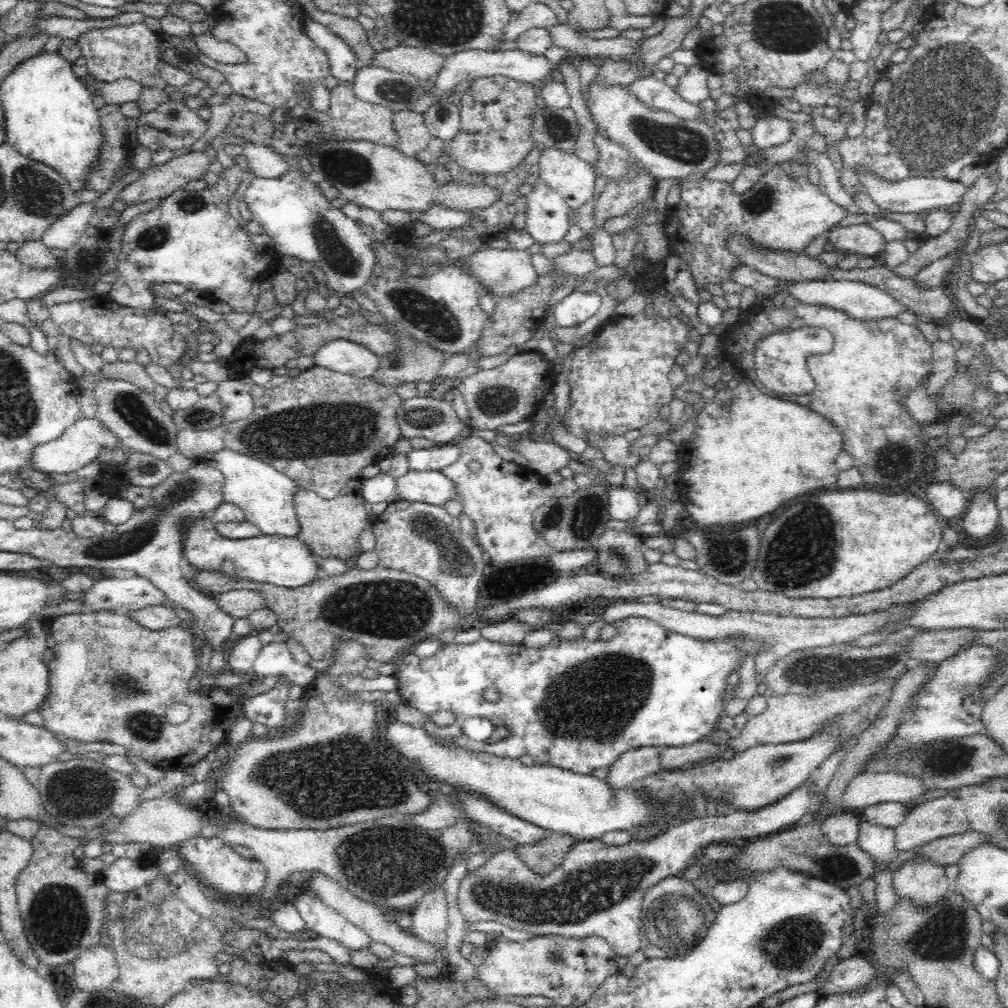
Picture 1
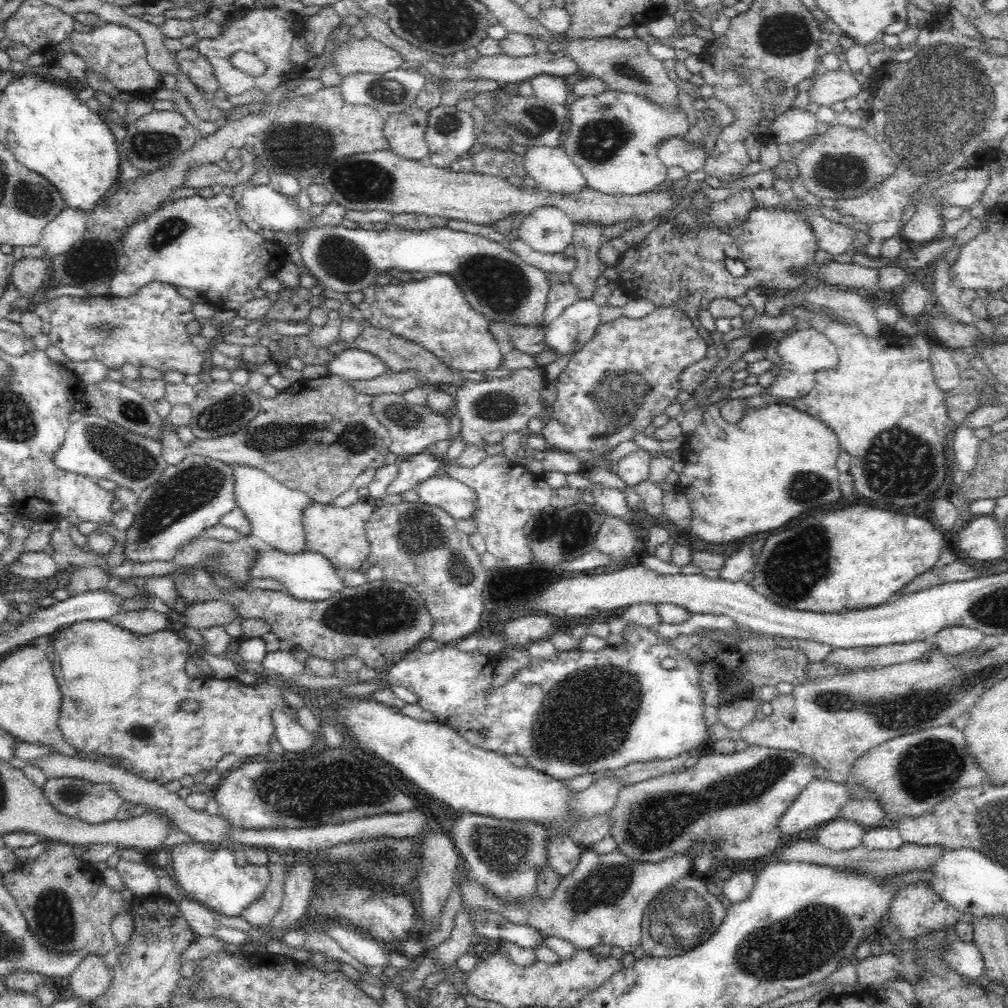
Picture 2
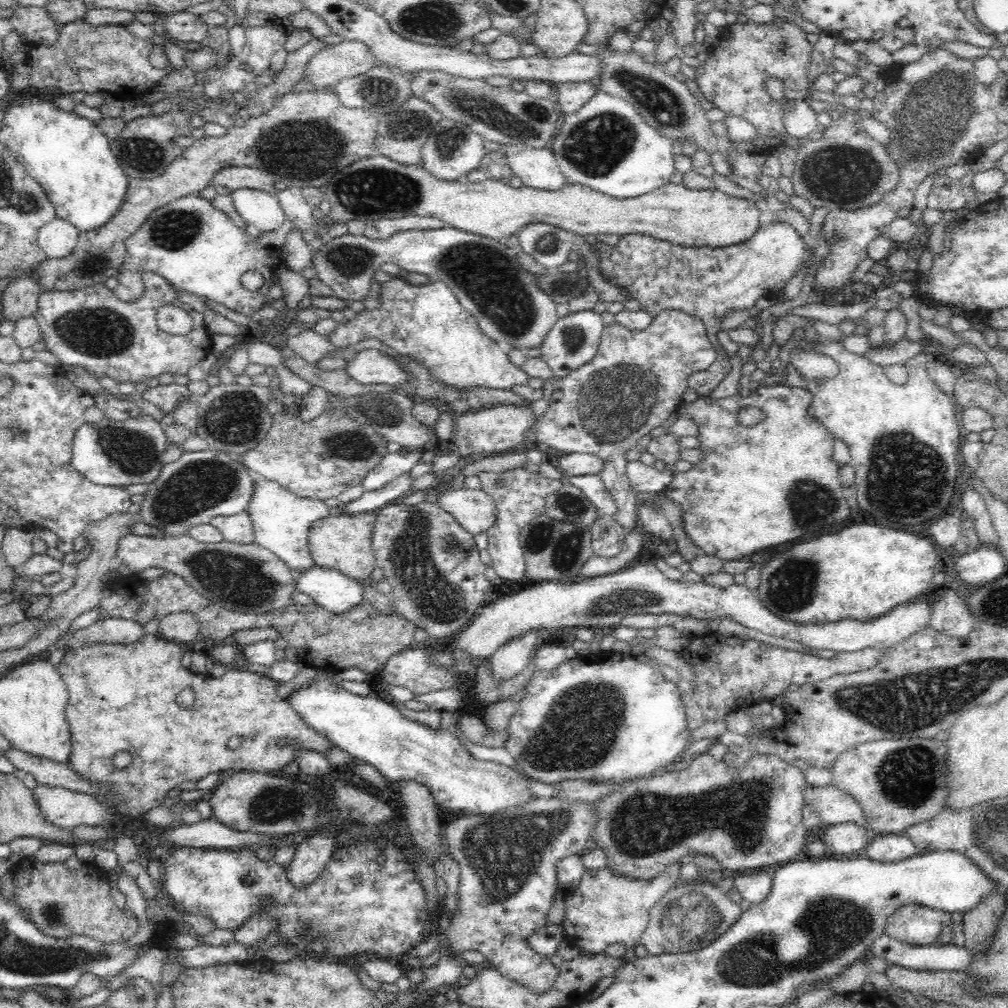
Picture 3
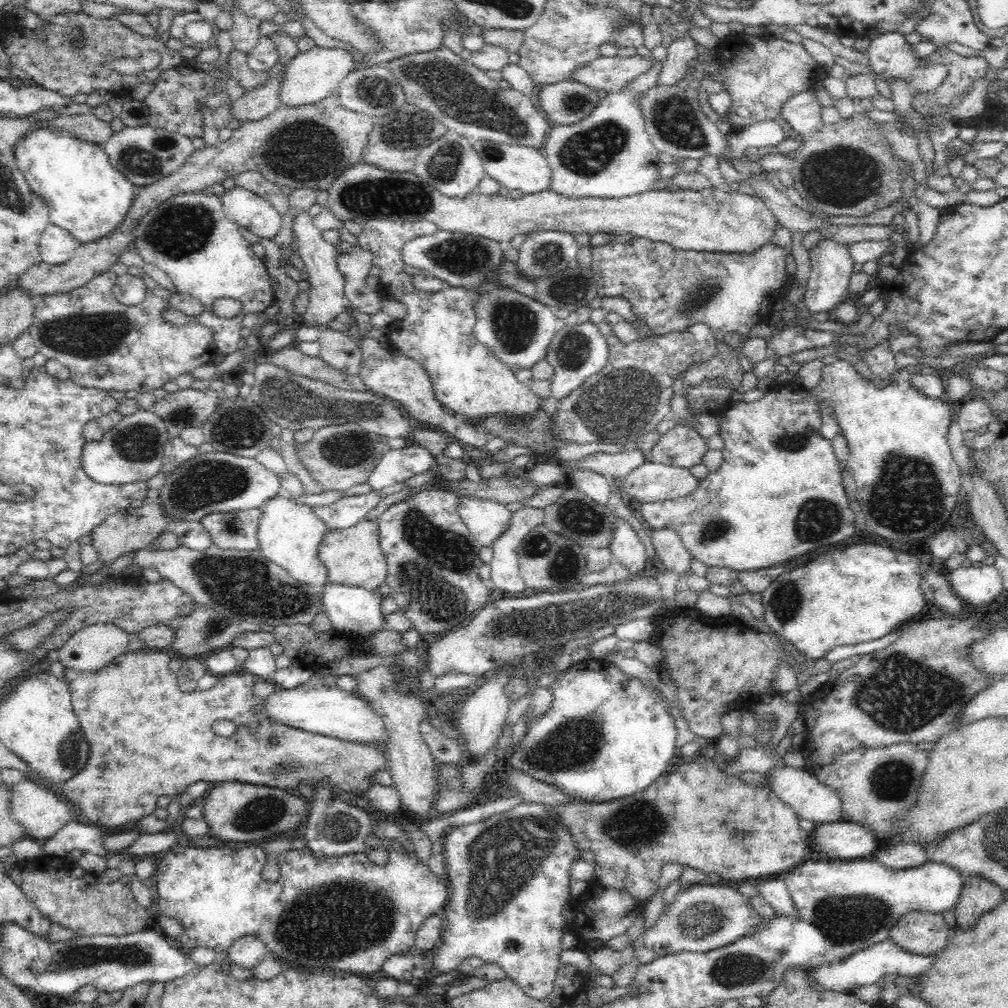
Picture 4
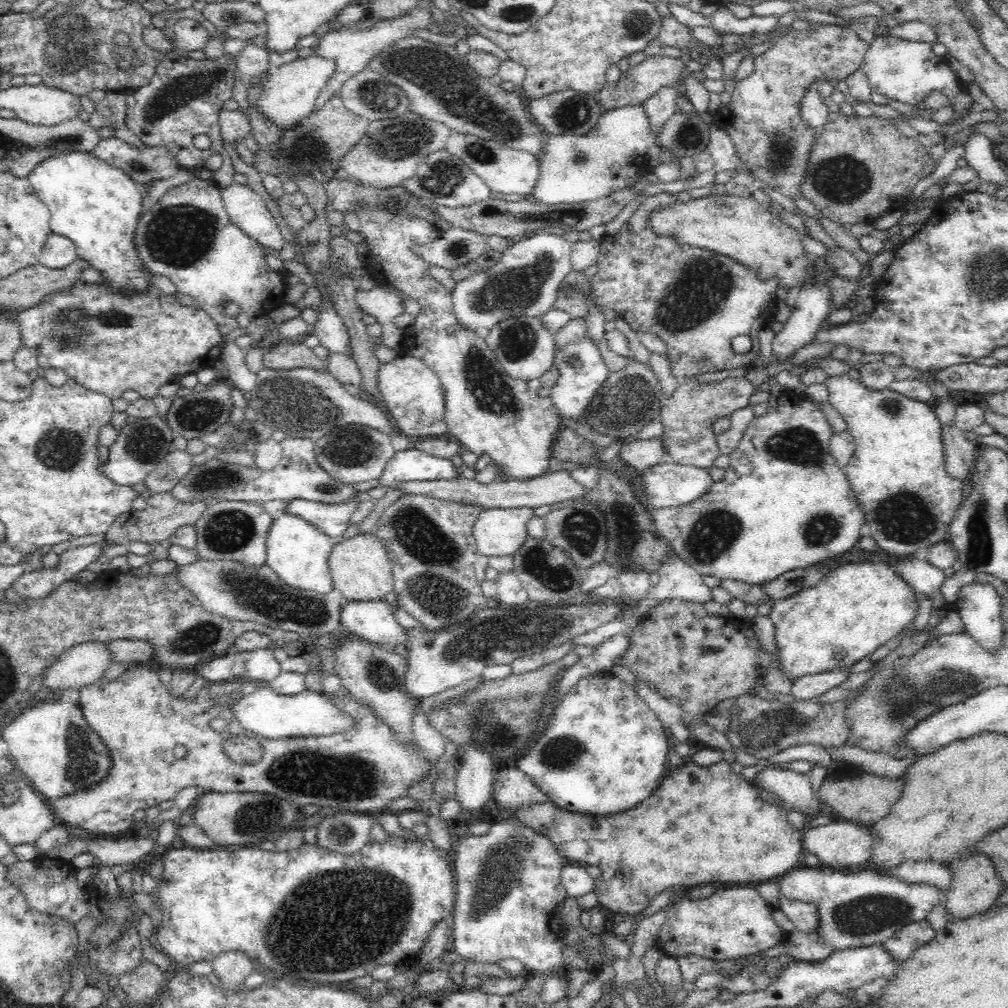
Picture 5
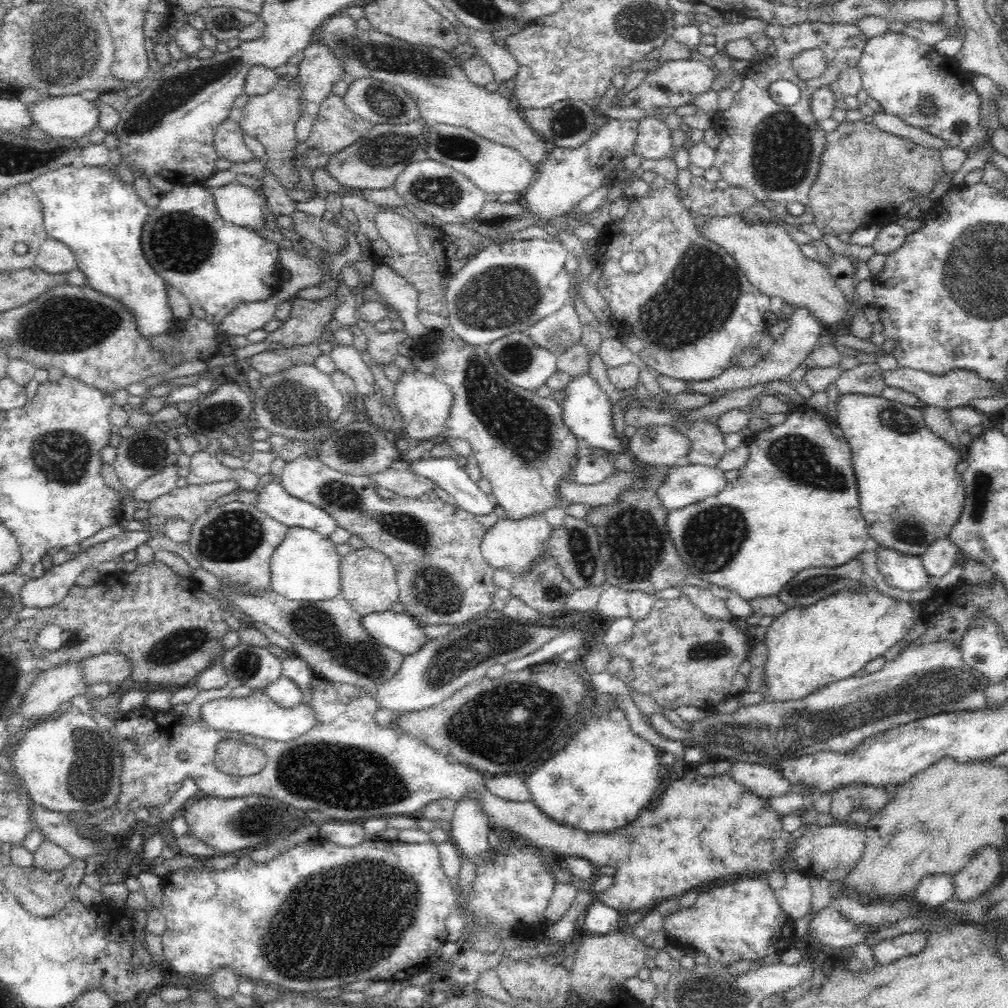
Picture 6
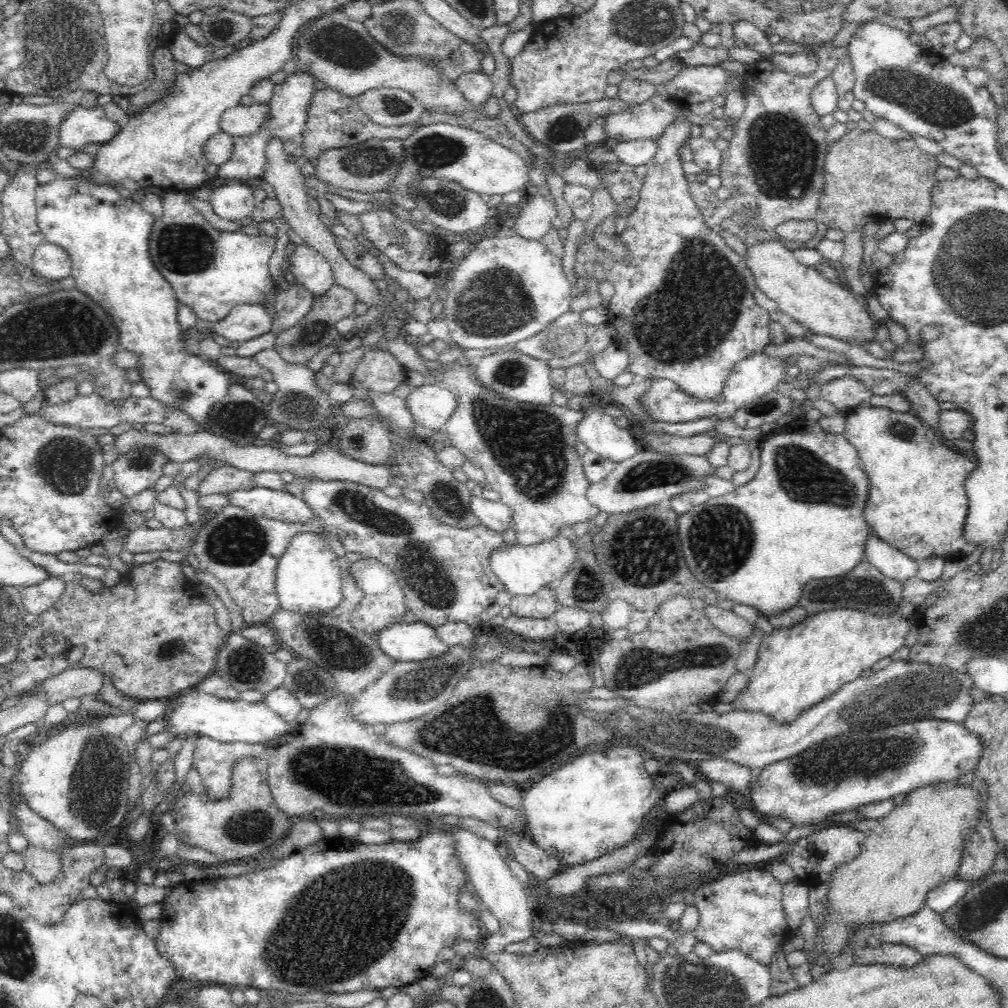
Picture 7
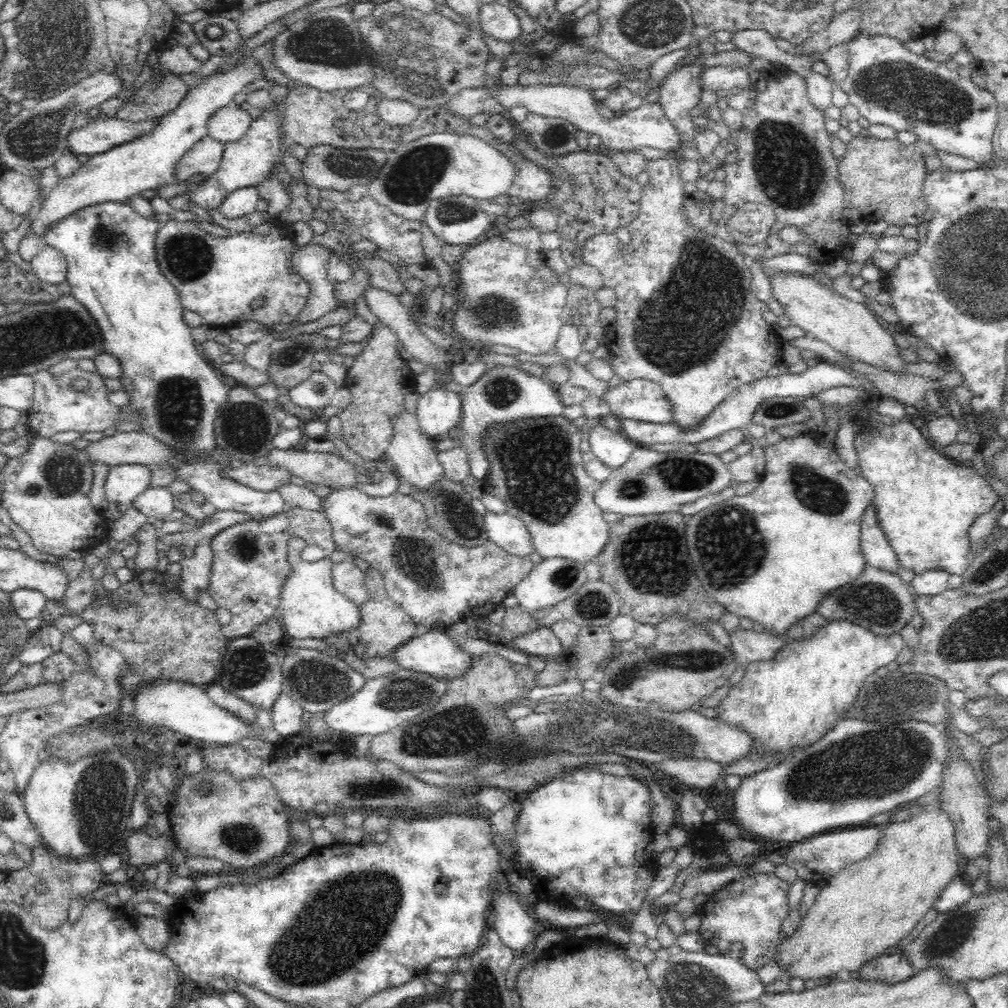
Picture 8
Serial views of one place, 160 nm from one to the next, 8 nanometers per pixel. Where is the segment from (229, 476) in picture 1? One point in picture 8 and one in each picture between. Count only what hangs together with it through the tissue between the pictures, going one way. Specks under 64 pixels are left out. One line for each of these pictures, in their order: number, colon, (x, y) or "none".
2: (275, 511)
3: (281, 519)
4: (288, 533)
5: (296, 550)
6: (305, 566)
7: (308, 577)
8: (311, 607)

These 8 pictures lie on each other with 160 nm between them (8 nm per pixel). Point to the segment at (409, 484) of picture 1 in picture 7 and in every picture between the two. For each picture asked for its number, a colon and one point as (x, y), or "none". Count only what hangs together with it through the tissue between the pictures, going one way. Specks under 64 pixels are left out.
2: (453, 496)
3: (474, 509)
4: (486, 520)
5: (497, 531)
6: (515, 543)
7: (522, 568)

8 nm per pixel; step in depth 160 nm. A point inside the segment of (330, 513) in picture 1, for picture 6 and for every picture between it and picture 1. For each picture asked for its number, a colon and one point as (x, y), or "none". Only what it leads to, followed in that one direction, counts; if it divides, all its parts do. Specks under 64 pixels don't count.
2: (338, 533)
3: (339, 541)
4: (352, 556)
5: (361, 570)
6: (368, 582)

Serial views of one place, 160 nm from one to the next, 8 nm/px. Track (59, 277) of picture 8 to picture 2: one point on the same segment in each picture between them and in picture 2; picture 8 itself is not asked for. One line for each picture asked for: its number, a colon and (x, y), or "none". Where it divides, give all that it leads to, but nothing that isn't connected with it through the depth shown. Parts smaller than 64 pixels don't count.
2: (58, 236)
3: (57, 238)
4: (56, 245)
5: (58, 251)
6: (53, 256)
7: (51, 261)

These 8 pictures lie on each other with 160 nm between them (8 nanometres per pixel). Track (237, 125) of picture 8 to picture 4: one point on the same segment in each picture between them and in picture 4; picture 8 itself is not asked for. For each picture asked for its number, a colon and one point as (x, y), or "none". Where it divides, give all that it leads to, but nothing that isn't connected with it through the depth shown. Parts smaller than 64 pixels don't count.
4: (310, 76)
5: (291, 90)
6: (271, 118)
7: (241, 120)

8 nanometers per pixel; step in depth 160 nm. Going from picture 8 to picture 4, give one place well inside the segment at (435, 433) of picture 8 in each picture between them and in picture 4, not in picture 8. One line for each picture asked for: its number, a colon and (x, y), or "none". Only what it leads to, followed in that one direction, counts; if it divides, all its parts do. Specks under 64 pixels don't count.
4: (385, 372)
5: (413, 395)
6: (423, 403)
7: (431, 405)

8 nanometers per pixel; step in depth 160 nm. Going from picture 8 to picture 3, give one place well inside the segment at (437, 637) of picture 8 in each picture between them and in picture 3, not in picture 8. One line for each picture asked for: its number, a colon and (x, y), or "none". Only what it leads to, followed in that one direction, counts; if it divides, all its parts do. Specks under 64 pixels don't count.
3: (328, 587)
4: (349, 608)
5: (373, 620)
6: (397, 630)
7: (407, 640)

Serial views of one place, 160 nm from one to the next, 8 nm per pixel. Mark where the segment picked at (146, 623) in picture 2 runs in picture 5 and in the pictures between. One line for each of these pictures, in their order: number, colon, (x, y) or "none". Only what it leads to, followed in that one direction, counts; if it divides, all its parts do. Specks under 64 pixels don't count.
3: (115, 630)
4: (90, 648)
5: (82, 664)

